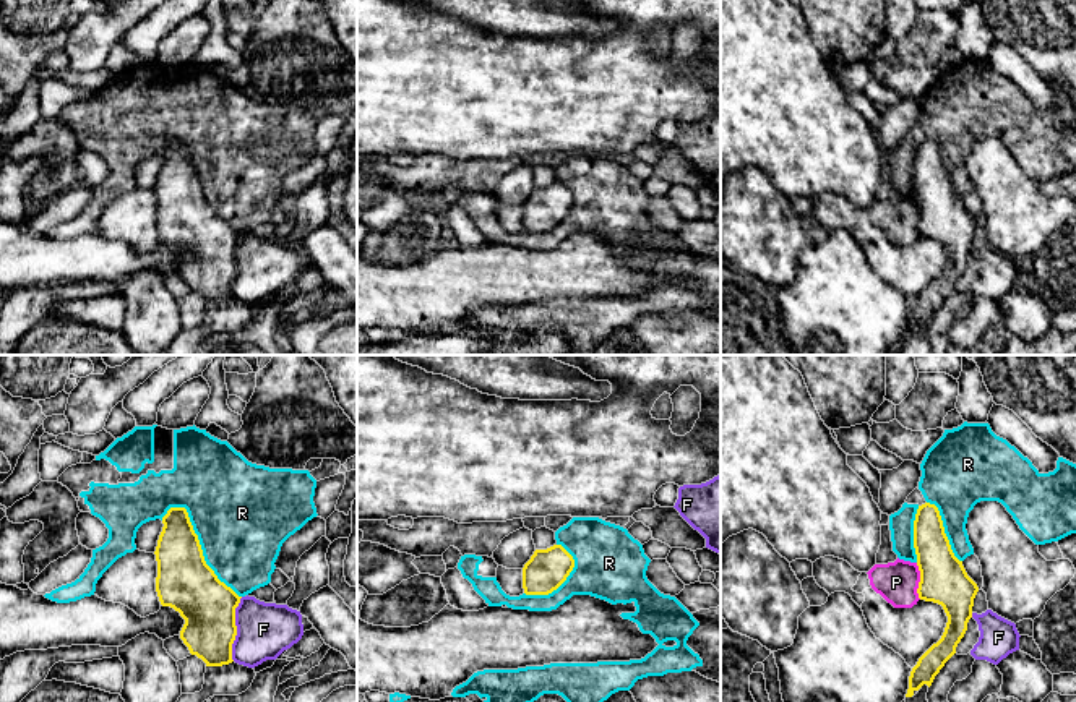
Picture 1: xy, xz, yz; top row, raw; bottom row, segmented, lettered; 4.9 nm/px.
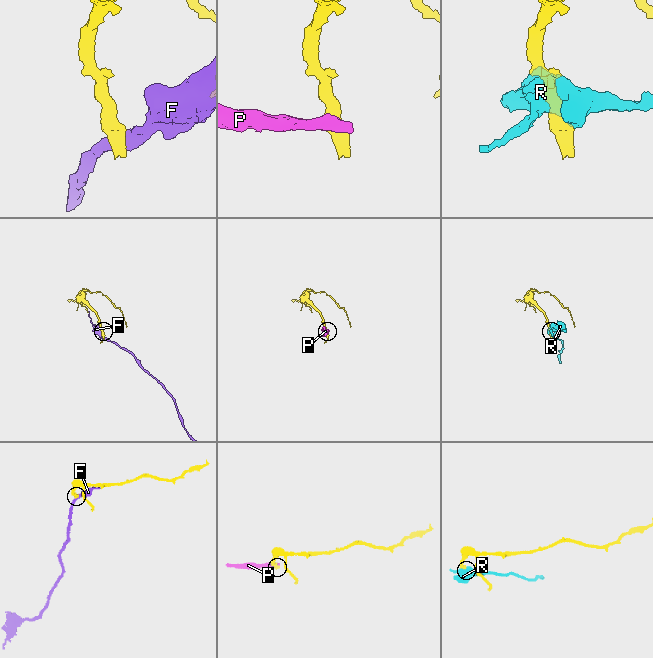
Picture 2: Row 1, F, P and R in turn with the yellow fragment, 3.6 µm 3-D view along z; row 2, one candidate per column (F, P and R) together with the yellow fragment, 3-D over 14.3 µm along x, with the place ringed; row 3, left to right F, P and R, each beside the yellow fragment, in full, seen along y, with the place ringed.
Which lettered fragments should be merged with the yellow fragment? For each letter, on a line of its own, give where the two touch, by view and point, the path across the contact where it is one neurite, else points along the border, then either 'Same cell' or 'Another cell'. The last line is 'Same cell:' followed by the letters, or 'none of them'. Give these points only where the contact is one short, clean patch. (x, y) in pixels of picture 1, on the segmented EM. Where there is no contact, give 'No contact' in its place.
F: Touches yellow at xy (236, 629). Boundary: xy (242, 597), (236, 608), (232, 660). Another cell
P: Touches yellow at yz (921, 581). Boundary: yz (916, 563), (919, 571), (917, 595), (921, 599). Another cell
R: Touches yellow at xy (200, 548). Another cell
Same cell: none of them

